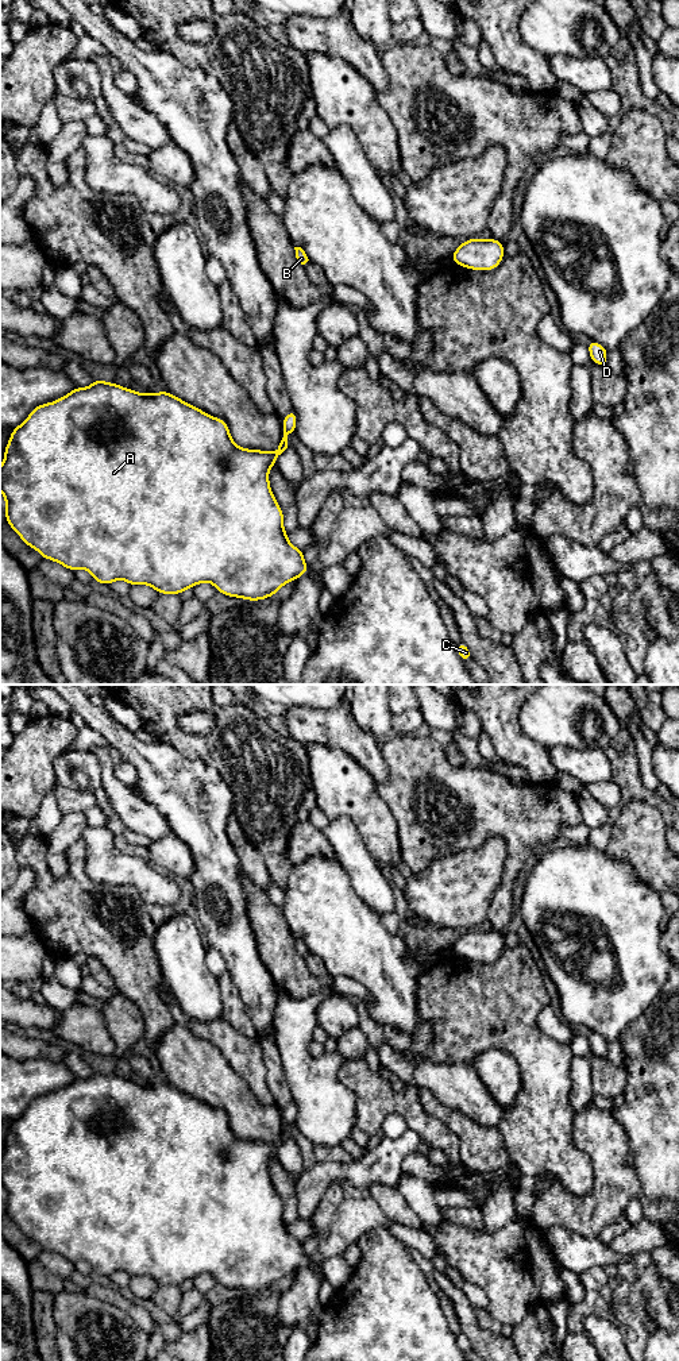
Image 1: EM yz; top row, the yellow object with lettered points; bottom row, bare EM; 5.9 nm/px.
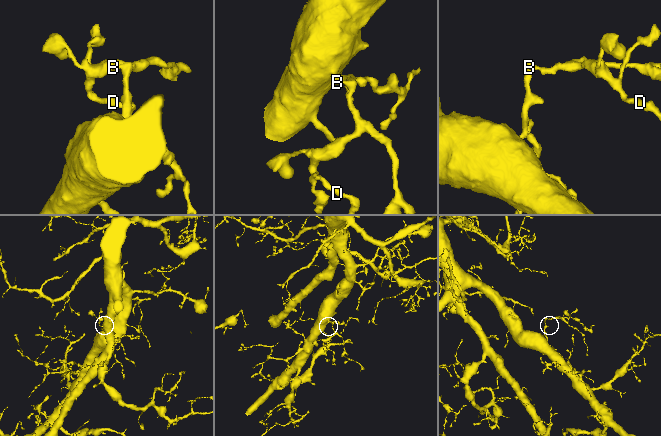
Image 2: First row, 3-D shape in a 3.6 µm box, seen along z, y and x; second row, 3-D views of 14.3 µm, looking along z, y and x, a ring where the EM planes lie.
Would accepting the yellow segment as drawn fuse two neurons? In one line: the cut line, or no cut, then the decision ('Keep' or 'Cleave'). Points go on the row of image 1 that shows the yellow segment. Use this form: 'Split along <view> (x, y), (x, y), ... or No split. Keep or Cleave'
No split. Keep

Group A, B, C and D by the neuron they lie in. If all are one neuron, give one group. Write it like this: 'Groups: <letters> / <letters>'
Groups: A B C D

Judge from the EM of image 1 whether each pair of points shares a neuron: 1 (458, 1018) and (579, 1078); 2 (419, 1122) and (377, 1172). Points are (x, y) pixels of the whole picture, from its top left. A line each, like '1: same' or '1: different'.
1: different
2: different

